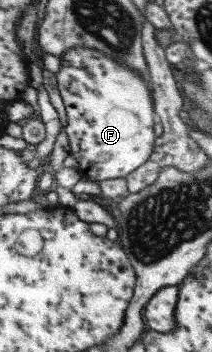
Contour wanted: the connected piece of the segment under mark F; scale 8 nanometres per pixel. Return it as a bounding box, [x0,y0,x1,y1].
[57,47,154,182]

